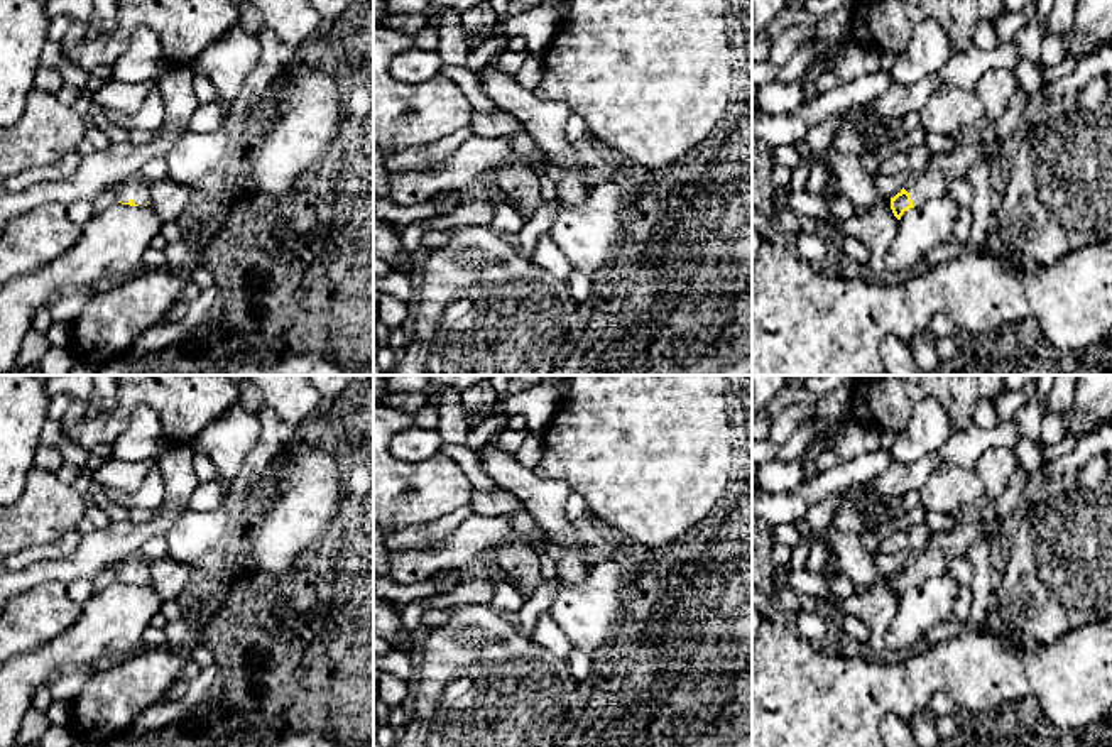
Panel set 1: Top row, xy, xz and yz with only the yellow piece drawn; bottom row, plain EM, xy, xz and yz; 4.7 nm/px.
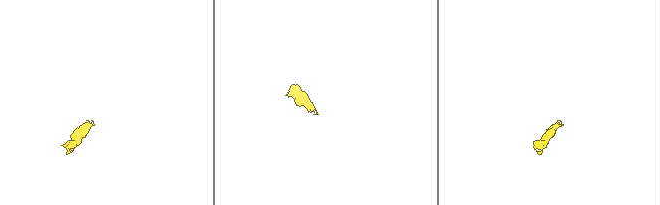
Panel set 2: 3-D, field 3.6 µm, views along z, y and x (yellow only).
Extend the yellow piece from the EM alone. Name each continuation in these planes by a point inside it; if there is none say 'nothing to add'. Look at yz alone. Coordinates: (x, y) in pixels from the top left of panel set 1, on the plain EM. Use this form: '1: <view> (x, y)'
1: yz (932, 563)

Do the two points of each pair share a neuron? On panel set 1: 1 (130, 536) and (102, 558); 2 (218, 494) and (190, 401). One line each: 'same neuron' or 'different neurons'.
1: same neuron
2: different neurons

